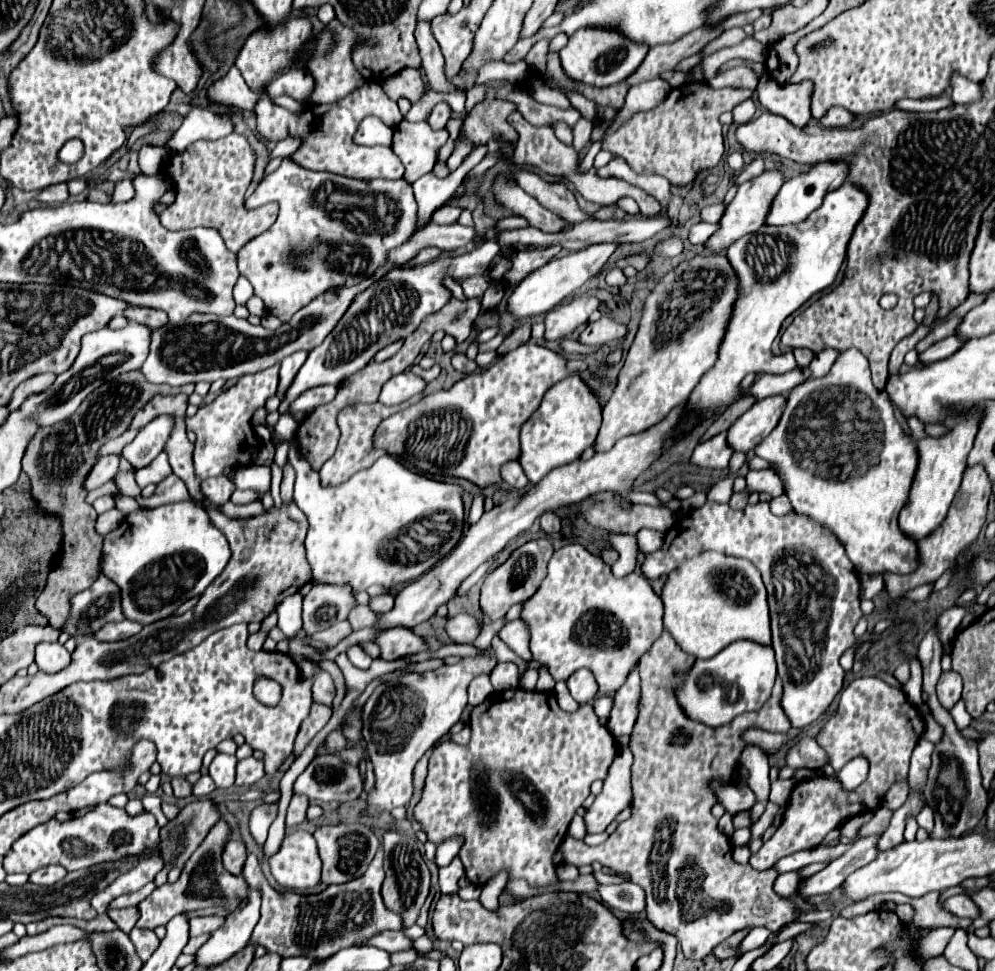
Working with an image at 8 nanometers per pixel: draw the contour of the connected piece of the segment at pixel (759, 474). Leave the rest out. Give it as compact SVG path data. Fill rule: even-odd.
M750 470L746 476L748 488L754 492L764 492L770 496L780 496L784 492L782 480L772 470Z

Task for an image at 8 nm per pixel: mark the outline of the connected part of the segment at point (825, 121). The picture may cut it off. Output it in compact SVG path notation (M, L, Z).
M832 106L832 108L820 118L820 124L826 126L826 128L842 128L842 126L848 126L852 120L854 120L854 114L850 114L846 108Z

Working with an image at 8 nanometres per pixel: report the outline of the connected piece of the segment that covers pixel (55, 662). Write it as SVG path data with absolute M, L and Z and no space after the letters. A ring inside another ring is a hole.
M42 642L36 646L36 664L42 672L54 674L70 664L70 652L58 642Z

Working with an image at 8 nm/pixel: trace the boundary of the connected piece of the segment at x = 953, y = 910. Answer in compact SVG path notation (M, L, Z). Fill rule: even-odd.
M958 894L958 896L950 896L950 898L944 898L940 900L940 908L952 916L958 916L958 918L972 918L976 920L978 918L978 908L974 906L974 902L970 898L966 898L964 894Z

